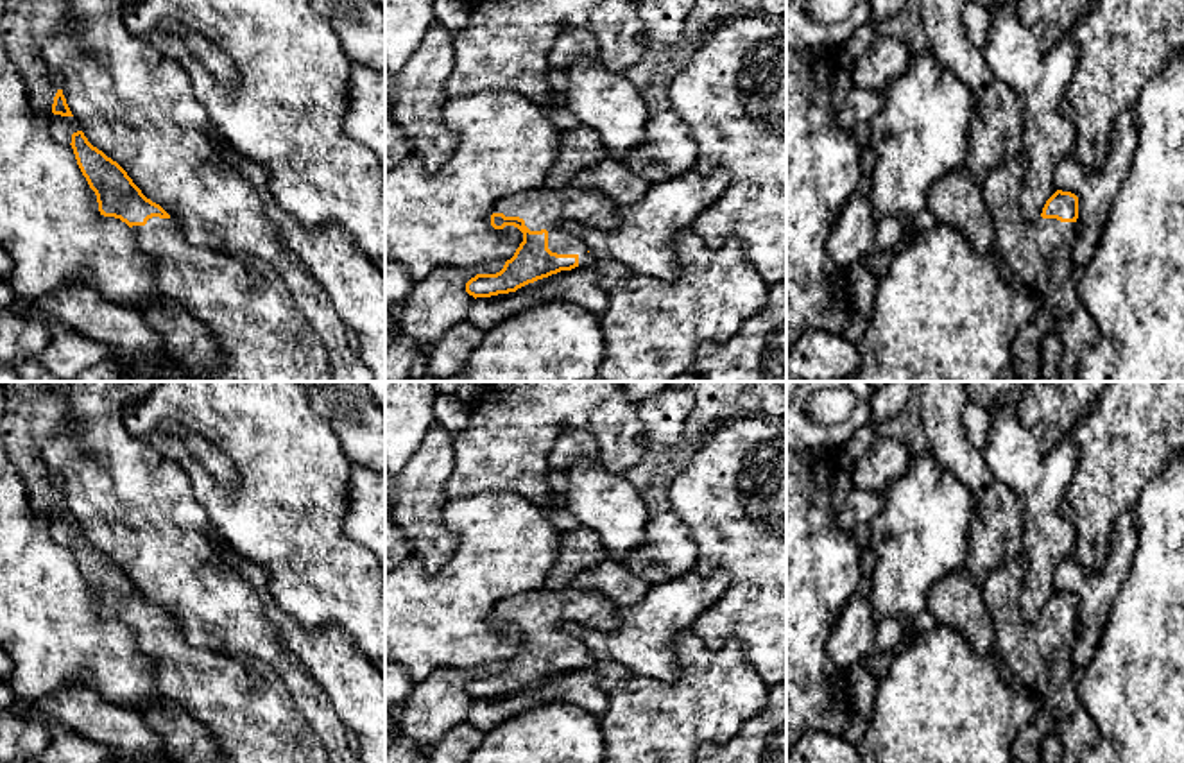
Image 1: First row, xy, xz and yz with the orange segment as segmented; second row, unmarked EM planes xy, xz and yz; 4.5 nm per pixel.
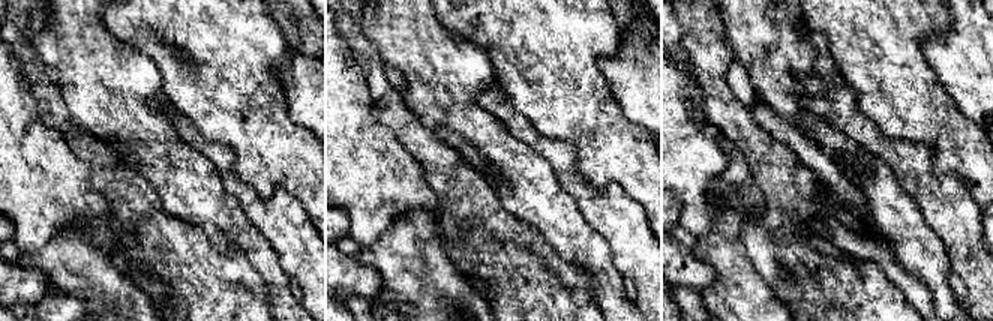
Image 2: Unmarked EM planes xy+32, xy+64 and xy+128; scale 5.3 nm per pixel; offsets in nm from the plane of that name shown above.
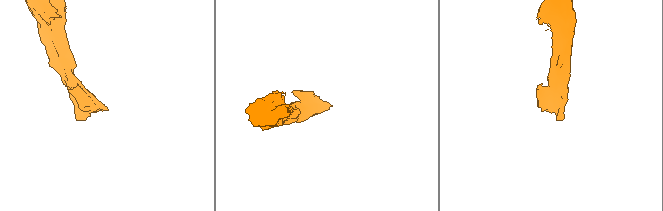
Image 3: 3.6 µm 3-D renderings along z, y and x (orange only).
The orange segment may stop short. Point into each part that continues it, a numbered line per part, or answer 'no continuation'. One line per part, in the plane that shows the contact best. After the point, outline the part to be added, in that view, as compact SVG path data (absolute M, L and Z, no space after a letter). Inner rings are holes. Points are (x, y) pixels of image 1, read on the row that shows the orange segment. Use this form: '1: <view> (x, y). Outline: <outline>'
1: xz (547, 208). Outline: M573 184L559 188L530 188L500 201L493 213L519 217L530 231L548 231L548 249L557 254L577 254L579 267L591 267L596 256L588 245L568 235L561 224L577 220L598 227L618 226L618 206L605 195L577 188Z

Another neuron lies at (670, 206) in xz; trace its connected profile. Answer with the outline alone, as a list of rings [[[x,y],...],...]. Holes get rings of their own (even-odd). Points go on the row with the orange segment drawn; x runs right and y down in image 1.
[[[727,168],[708,174],[688,170],[650,184],[641,201],[618,208],[614,227],[566,220],[561,229],[580,238],[596,258],[616,260],[634,274],[672,281],[681,274],[674,236],[690,229],[727,188]]]

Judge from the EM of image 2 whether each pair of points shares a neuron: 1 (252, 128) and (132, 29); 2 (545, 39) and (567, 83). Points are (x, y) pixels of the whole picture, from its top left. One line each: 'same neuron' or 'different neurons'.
1: same neuron
2: same neuron

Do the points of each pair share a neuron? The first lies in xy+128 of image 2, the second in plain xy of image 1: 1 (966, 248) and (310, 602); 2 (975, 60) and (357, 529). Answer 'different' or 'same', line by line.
1: different
2: same

